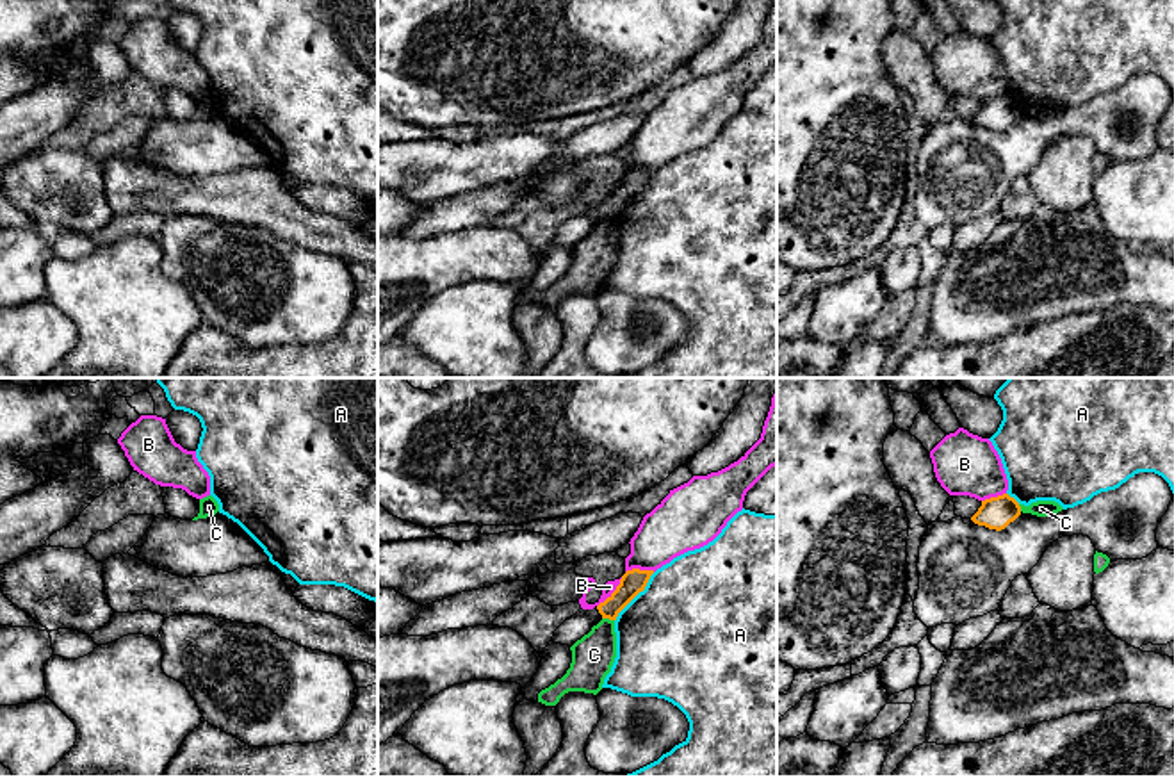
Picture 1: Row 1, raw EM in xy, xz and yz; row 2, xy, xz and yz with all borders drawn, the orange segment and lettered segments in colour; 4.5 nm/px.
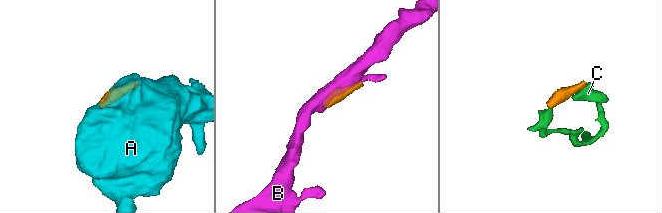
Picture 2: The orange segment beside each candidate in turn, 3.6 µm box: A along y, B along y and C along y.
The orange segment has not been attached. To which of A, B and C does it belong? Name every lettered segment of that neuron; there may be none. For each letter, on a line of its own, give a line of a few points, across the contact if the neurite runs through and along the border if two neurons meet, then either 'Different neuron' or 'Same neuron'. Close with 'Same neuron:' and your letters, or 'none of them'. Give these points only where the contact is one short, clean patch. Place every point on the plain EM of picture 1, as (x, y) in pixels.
A: Different neuron
B: Different neuron
C: Line: xz (603, 218), (613, 221). Different neuron
Same neuron: none of them

